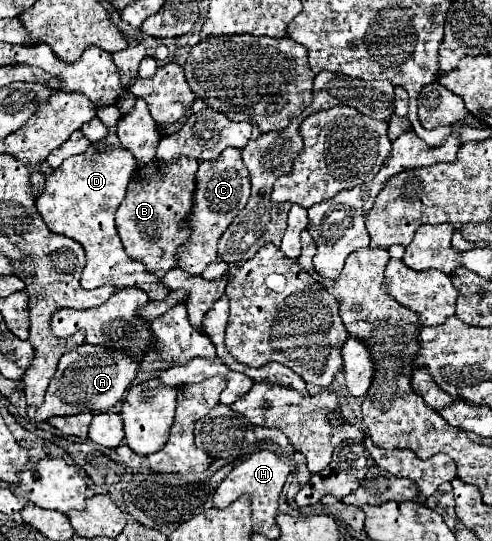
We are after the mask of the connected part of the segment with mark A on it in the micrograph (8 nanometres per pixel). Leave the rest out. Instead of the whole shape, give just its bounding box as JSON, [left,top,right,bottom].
[28,344,138,422]

